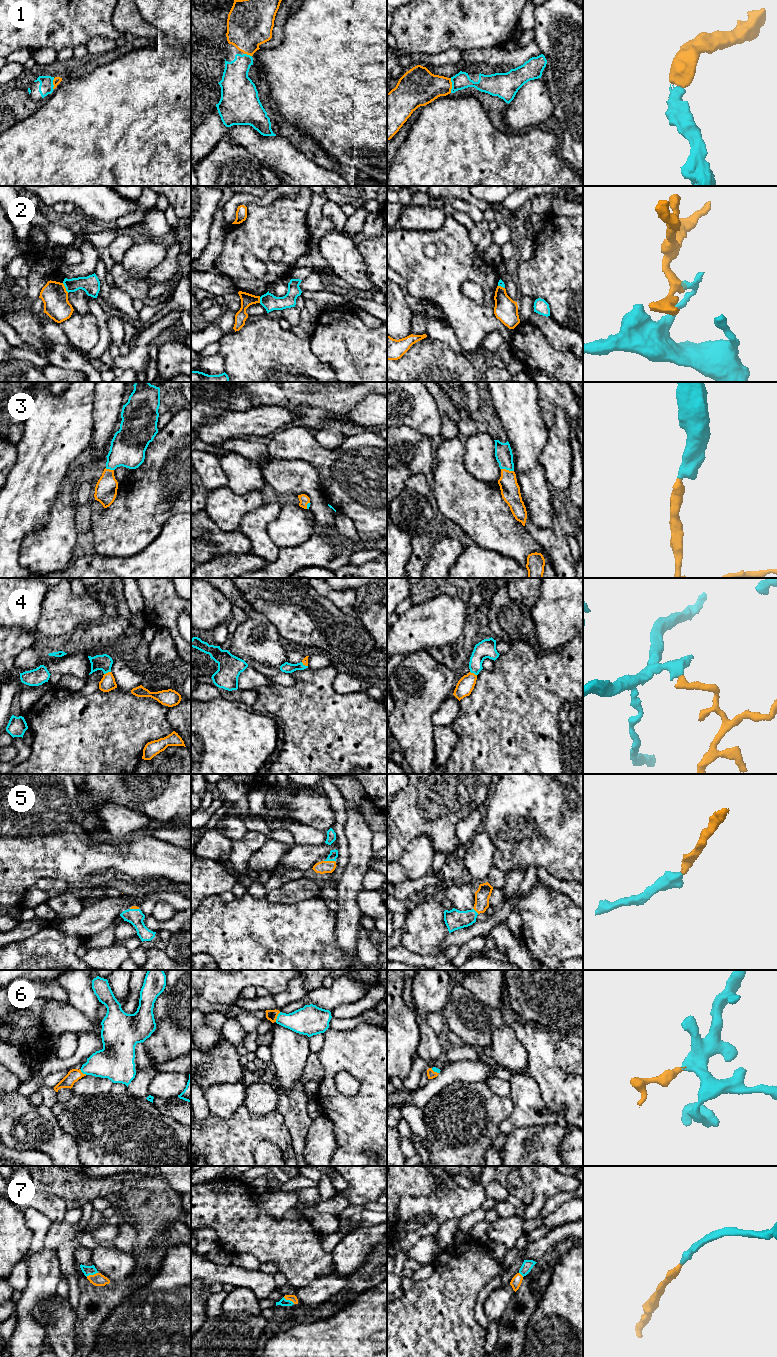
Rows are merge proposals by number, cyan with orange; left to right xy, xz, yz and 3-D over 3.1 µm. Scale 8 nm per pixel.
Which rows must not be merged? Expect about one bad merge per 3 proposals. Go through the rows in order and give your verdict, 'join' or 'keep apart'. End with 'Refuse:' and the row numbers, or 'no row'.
1: join
2: keep apart
3: join
4: join
5: join
6: join
7: join
Refuse: 2

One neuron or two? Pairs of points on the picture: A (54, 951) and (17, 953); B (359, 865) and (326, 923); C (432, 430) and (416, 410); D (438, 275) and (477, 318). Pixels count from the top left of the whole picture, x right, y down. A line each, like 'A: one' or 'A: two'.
A: one
B: two
C: one
D: one

